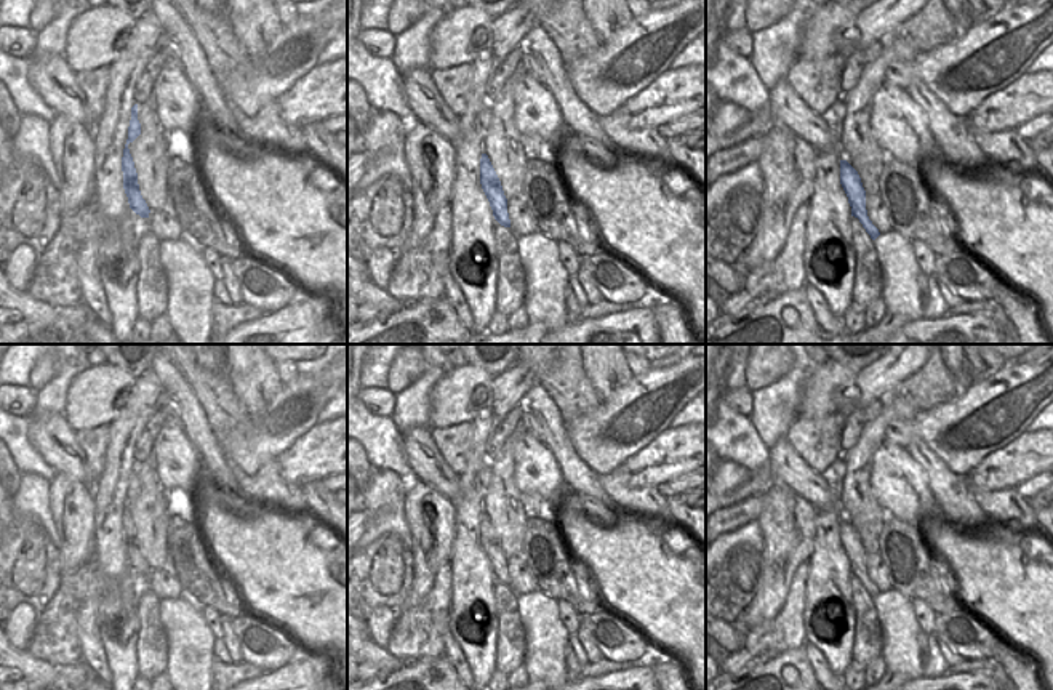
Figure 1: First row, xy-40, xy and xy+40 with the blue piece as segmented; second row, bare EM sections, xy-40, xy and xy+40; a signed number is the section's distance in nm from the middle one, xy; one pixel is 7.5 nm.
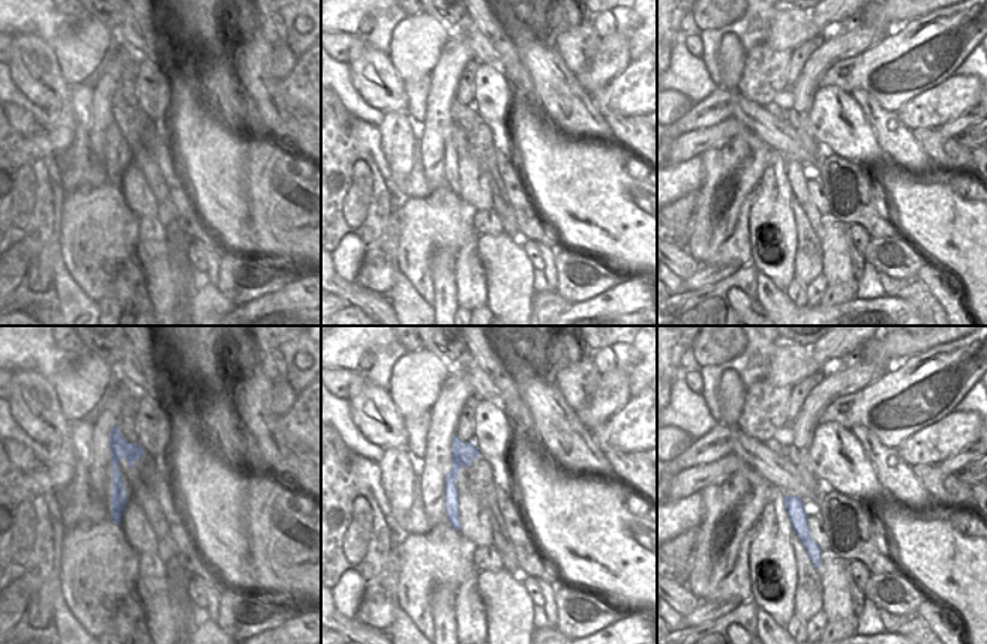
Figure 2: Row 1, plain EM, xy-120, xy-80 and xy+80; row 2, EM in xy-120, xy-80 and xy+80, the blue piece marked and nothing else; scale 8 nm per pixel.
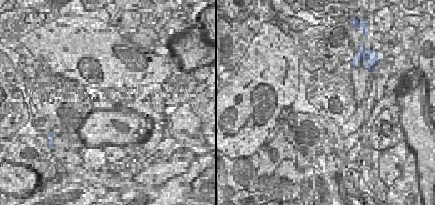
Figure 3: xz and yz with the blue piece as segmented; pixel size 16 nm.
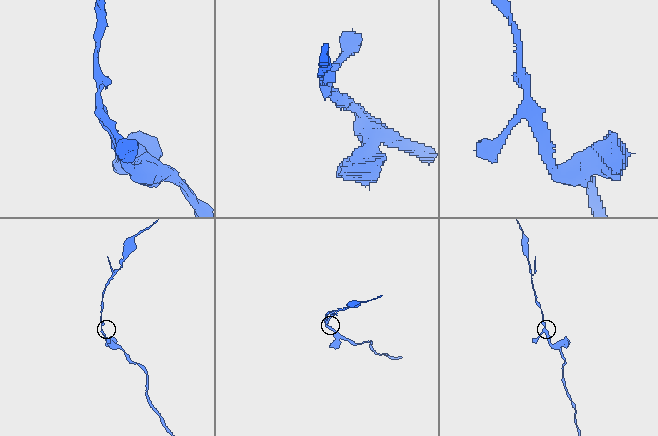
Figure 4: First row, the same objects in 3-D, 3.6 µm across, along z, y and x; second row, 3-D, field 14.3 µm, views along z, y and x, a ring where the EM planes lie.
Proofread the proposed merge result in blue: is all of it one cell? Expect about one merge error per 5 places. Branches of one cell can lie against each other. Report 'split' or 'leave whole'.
leave whole

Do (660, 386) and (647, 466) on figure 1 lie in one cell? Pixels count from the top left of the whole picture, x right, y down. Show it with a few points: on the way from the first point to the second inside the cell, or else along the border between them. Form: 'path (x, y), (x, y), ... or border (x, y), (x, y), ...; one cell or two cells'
border (669, 428), (621, 463); two cells

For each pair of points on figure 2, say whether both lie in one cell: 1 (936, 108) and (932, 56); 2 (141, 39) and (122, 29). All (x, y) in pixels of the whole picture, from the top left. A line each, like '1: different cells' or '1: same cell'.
1: different cells
2: same cell

